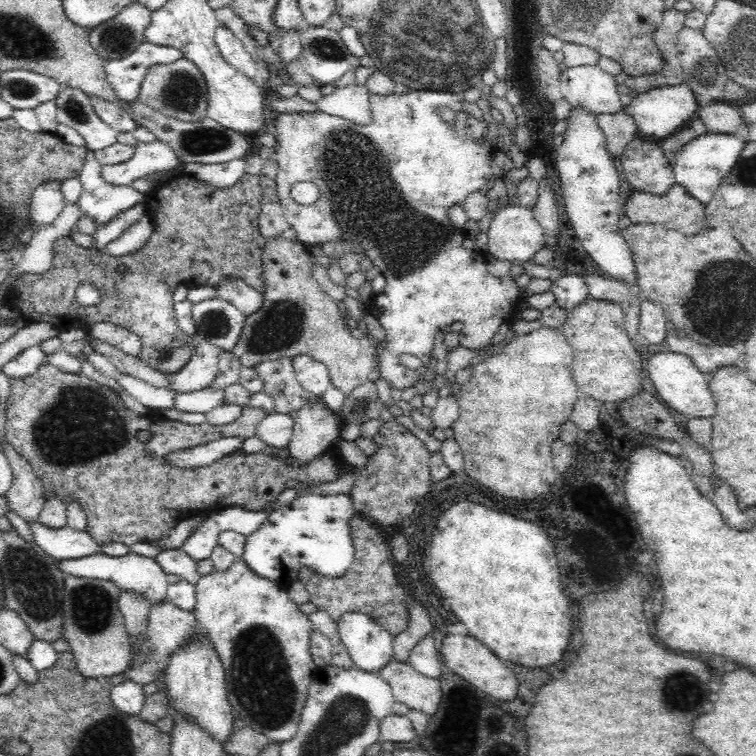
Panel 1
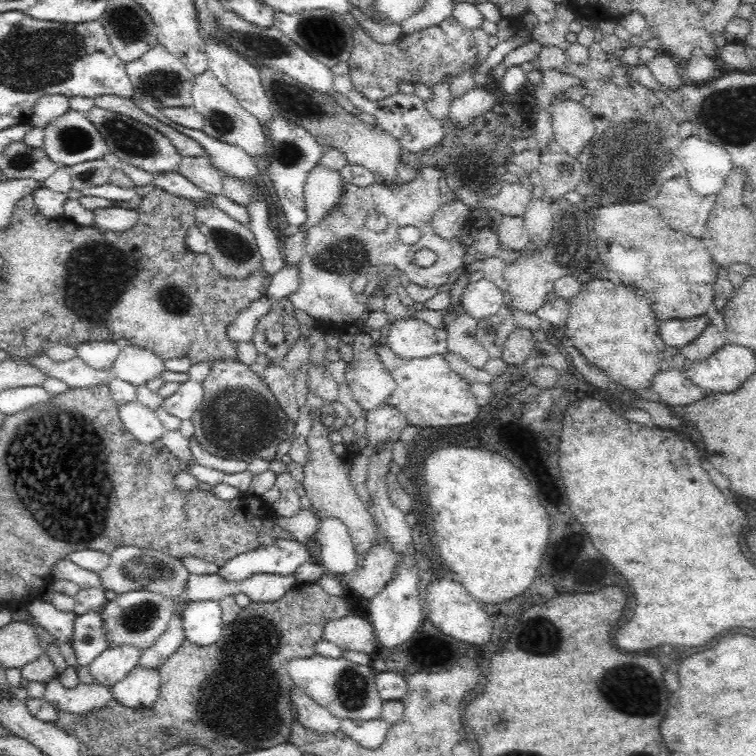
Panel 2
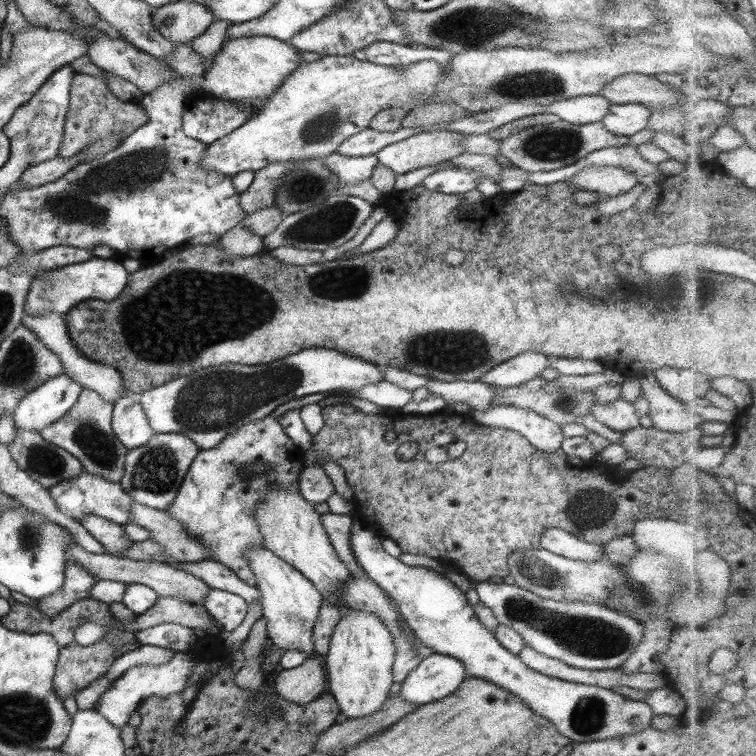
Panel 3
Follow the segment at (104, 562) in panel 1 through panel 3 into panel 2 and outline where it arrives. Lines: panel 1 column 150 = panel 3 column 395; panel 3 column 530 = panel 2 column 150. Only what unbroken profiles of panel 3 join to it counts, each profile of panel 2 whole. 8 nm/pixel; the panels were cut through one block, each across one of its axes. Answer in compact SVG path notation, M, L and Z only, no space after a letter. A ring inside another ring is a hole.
M136 665L108 690L112 699L126 708L138 711L151 709L157 703L161 691L159 671Z

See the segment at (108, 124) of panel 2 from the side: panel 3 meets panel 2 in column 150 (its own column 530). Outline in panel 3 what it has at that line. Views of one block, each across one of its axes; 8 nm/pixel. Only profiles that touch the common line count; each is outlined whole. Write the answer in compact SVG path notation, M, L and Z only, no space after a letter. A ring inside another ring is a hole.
M557 119L545 126L531 126L515 135L499 139L497 143L499 143L499 154L503 155L513 167L524 172L534 173L549 172L561 167L569 168L590 152L627 145L629 137L610 134L601 121L591 124L569 124Z

